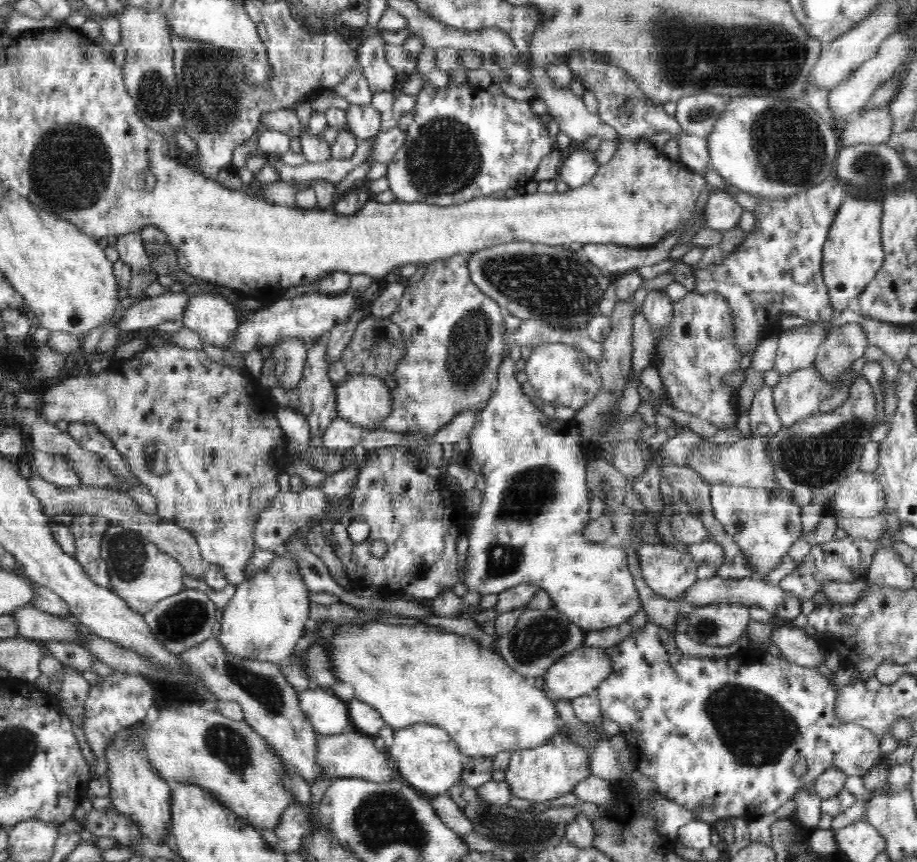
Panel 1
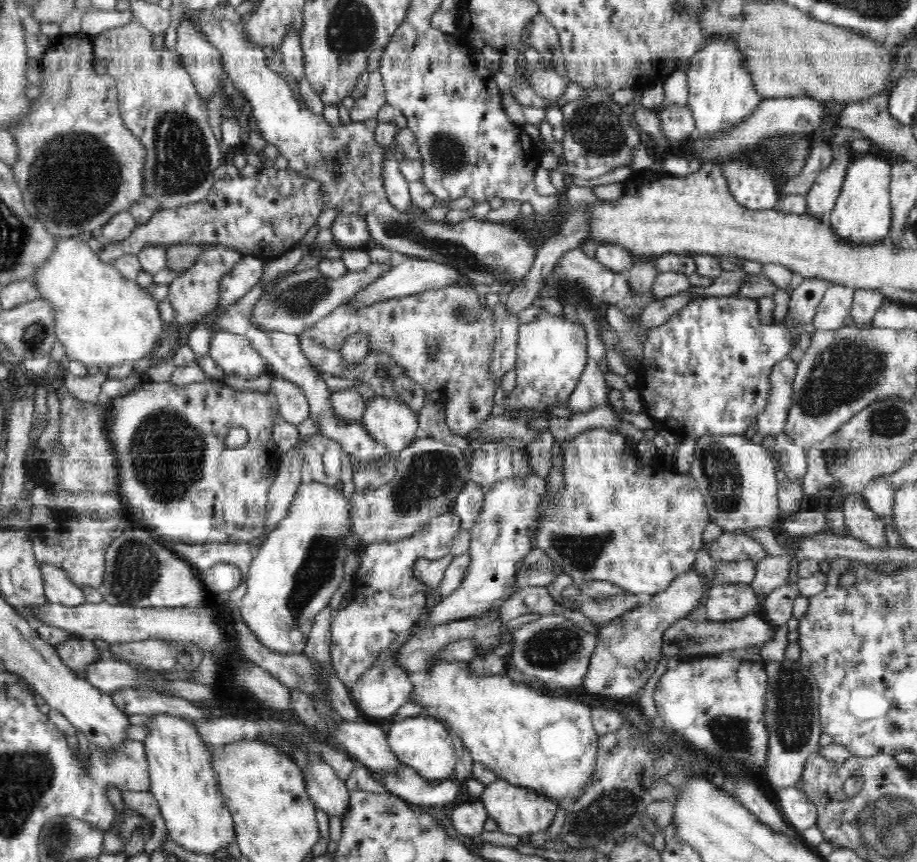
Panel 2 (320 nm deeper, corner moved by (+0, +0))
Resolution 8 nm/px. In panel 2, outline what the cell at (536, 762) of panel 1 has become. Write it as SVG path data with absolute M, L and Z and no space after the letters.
M498 778L485 786L479 799L489 818L498 824L500 832L510 834L510 836L518 836L522 840L531 834L540 832L540 830L547 829L552 824L558 809L547 796L543 794L540 796L534 790L522 788Z

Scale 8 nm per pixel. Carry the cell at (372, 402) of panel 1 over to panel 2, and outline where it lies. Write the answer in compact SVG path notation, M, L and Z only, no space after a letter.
M383 396L366 401L360 423L392 453L408 448L421 435L418 415L403 401Z

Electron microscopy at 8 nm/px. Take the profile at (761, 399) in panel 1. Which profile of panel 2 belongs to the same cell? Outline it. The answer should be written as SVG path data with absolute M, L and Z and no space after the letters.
M784 432L776 435L772 449L778 454L781 475L789 480L803 480L807 471L807 449L796 446Z

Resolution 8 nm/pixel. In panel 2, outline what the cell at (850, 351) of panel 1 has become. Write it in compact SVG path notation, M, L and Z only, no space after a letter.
M855 289L849 314L849 325L859 328L868 328L872 324L875 312L885 304L884 291L879 289Z

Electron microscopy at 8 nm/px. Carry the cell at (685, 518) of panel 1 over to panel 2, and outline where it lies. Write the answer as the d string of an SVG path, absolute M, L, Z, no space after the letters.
M722 533L710 544L706 544L707 554L716 562L741 562L750 560L756 564L767 557L764 548L745 534Z

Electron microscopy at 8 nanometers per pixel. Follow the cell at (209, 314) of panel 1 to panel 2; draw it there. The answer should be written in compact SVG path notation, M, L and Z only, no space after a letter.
M227 331L217 332L210 340L209 355L225 374L236 374L242 380L256 380L260 374L269 372L268 361L251 345L245 336Z

